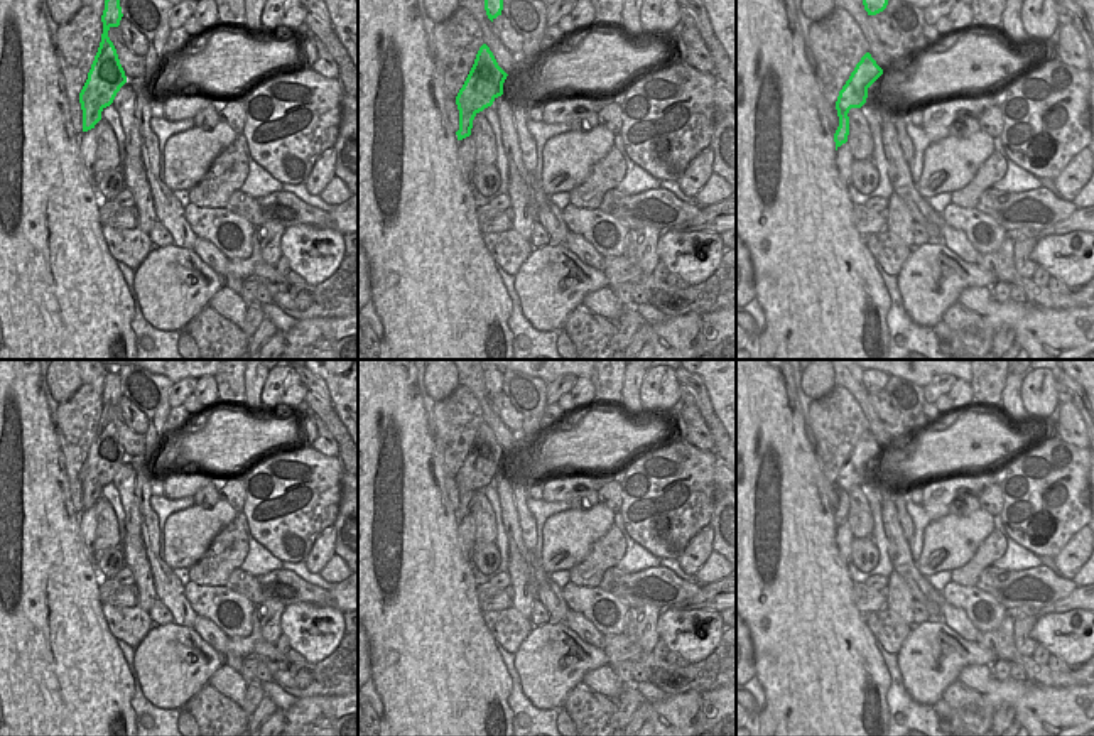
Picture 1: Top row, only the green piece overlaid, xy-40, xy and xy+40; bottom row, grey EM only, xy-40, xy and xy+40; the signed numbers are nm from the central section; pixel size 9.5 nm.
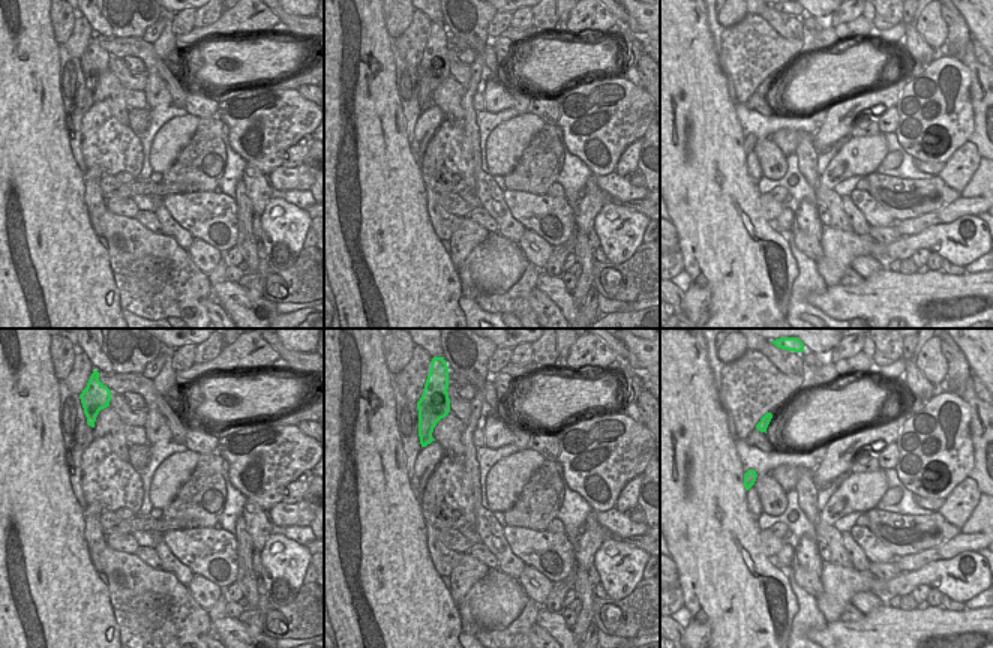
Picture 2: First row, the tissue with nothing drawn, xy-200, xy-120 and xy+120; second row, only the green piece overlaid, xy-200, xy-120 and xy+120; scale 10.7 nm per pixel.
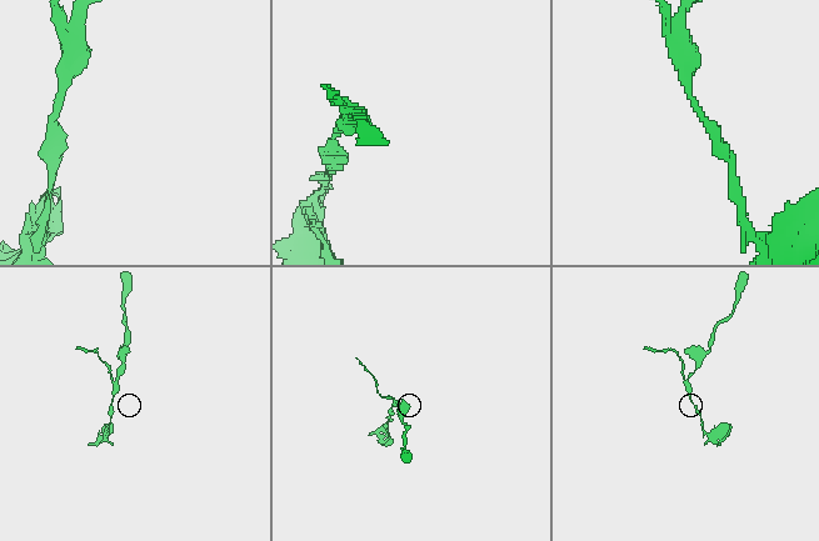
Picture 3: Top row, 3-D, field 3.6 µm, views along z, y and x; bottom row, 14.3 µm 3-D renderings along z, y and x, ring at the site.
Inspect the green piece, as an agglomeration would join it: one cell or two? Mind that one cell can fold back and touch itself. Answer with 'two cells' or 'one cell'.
two cells

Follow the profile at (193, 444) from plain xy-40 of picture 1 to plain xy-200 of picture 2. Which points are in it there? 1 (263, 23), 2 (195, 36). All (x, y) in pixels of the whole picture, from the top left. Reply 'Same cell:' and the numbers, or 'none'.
Same cell: none

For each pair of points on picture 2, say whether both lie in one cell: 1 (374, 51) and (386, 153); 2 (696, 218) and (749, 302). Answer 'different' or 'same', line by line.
1: same
2: same

